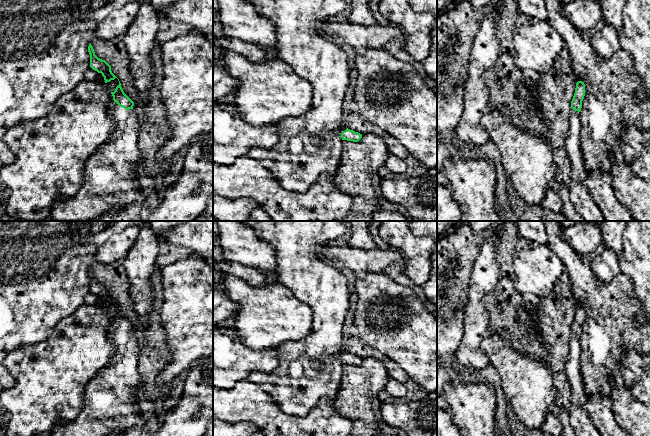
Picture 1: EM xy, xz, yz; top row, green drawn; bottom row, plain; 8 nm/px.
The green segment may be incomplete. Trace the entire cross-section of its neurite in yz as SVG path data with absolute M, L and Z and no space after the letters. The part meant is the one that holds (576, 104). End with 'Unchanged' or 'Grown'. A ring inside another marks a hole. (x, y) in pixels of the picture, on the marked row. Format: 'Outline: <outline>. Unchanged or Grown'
Outline: M578 81L571 101L569 131L565 139L565 149L571 163L569 197L575 210L584 221L605 221L585 183L588 171L584 166L583 153L580 149L580 111L585 92L584 82Z. Grown

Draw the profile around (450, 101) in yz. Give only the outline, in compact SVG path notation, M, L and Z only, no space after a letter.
M437 70L437 132L449 134L463 114L464 86L449 88L443 78L442 70Z

